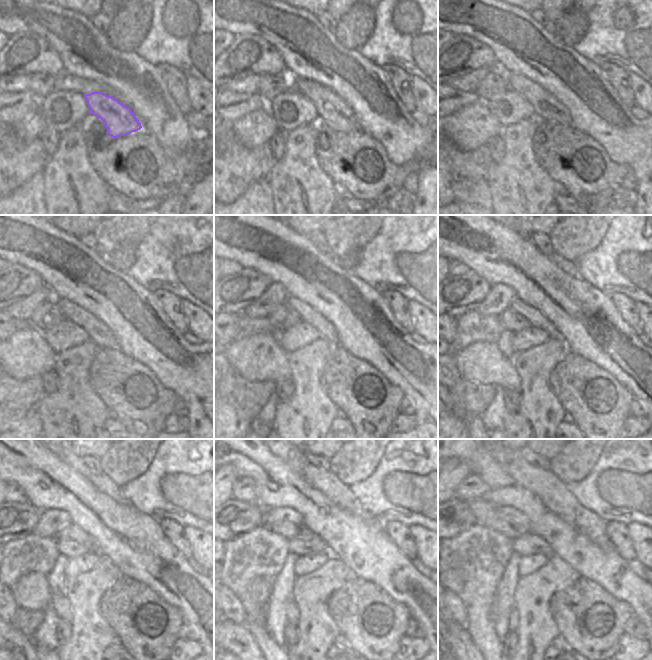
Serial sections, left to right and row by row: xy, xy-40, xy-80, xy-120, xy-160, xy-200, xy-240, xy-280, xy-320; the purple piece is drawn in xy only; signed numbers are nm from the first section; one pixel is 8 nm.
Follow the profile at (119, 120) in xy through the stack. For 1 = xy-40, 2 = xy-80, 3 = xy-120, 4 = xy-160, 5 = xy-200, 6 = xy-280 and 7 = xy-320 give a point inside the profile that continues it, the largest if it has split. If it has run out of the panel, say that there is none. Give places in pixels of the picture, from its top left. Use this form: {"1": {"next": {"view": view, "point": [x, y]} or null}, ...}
{"1": {"next": {"view": "xy-40", "point": [329, 107]}}, "2": {"next": {"view": "xy-80", "point": [547, 107]}}, "3": {"next": {"view": "xy-120", "point": [99, 333]}}, "4": {"next": {"view": "xy-160", "point": [307, 315]}}, "5": {"next": {"view": "xy-200", "point": [535, 318]}}, "6": {"next": {"view": "xy-280", "point": [287, 530]}}, "7": {"next": {"view": "xy-320", "point": [485, 513]}}}

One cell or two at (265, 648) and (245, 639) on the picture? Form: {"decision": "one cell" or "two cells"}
{"decision": "two cells"}

